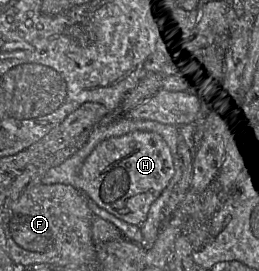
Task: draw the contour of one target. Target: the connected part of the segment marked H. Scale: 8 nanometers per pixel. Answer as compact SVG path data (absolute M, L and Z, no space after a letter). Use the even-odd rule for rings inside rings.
M138 130L98 144L80 168L78 190L83 191L97 206L118 219L140 226L147 219L150 206L167 187L174 174L174 159L164 139L157 133Z

